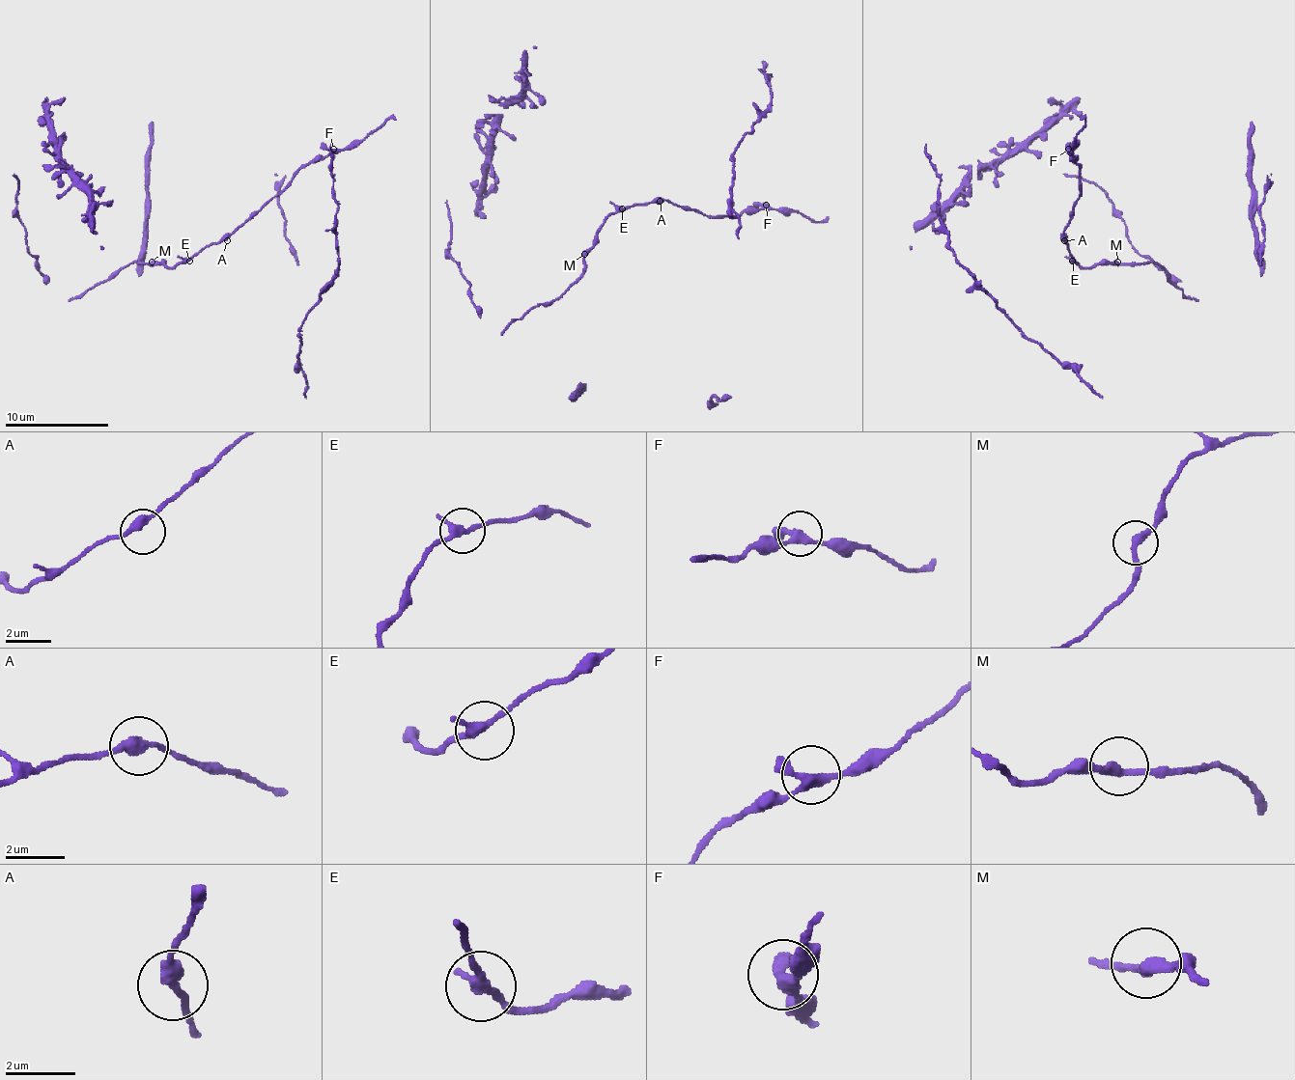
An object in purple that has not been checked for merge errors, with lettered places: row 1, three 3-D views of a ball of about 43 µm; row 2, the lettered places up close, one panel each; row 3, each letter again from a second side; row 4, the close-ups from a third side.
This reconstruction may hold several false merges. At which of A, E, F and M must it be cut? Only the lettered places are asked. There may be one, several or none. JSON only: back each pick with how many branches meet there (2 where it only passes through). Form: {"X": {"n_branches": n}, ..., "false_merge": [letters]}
{"false_merge": []}

